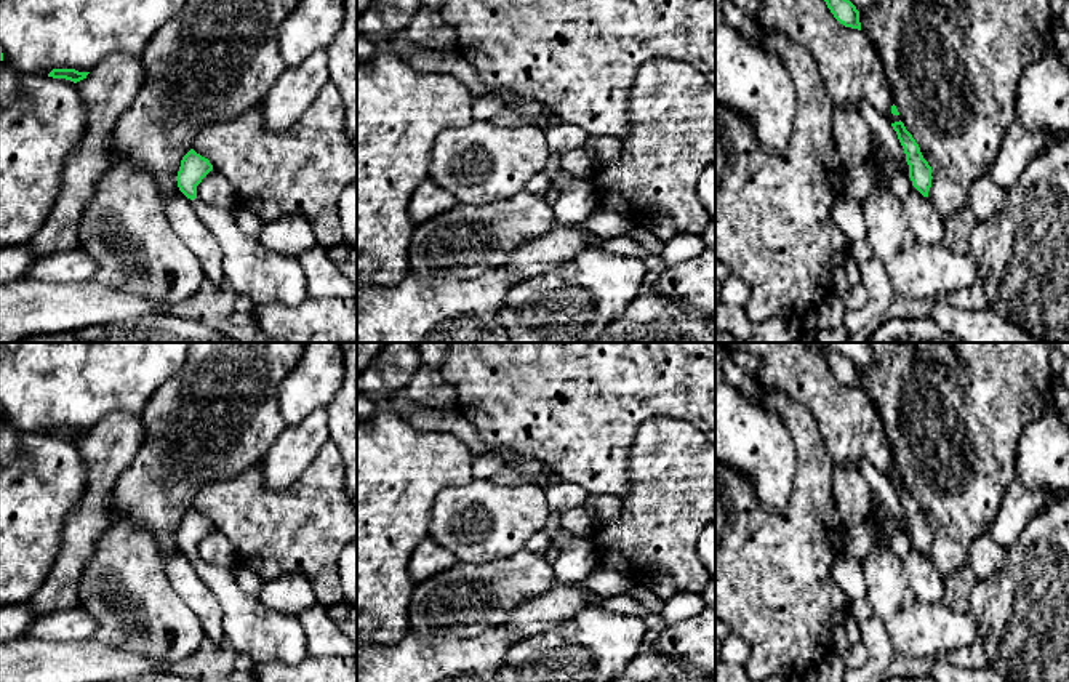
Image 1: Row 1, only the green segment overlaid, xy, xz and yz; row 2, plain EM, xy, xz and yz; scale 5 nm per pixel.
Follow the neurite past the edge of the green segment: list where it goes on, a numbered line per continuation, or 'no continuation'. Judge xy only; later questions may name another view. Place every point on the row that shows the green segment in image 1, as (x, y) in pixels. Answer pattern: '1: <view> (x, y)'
1: xy (268, 277)

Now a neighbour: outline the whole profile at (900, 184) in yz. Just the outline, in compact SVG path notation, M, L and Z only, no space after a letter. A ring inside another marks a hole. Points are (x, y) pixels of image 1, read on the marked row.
M895 173L883 187L888 189L893 195L896 195L901 202L906 202L909 192L914 189L909 175Z

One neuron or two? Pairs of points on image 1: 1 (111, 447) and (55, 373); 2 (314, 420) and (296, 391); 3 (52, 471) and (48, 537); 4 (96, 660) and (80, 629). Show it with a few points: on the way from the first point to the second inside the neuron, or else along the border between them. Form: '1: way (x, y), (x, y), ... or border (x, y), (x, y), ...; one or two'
1: border (130, 412), (111, 412), (88, 429); two
2: border (327, 407), (317, 407), (296, 425), (287, 426); two
3: way (48, 487), (48, 521); one
4: border (92, 637), (66, 642), (50, 642), (47, 639); two

